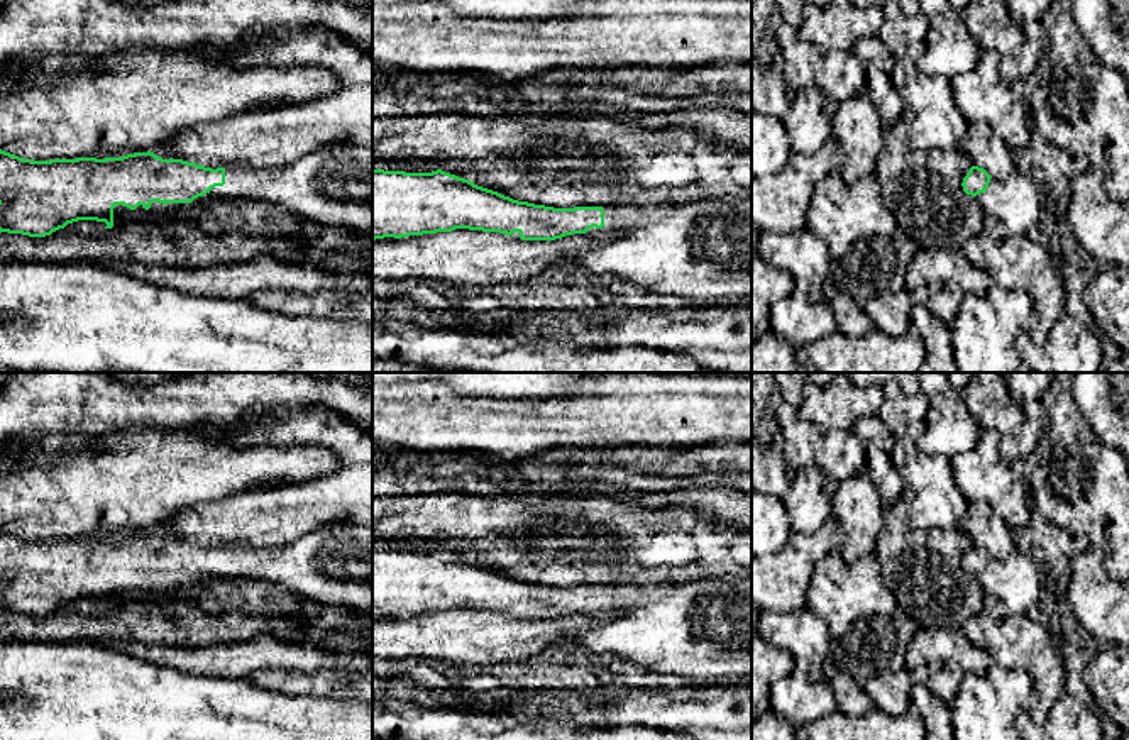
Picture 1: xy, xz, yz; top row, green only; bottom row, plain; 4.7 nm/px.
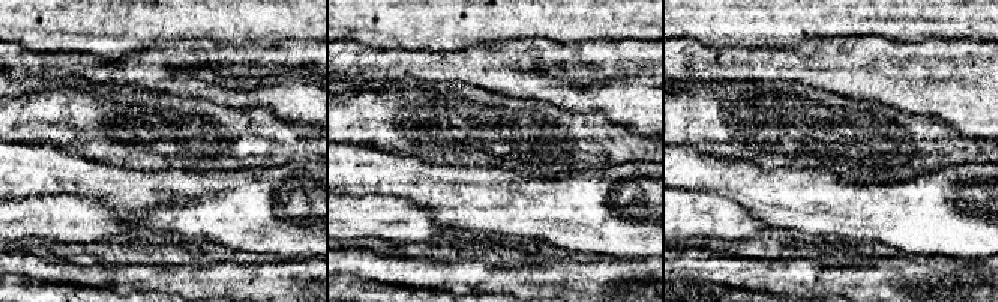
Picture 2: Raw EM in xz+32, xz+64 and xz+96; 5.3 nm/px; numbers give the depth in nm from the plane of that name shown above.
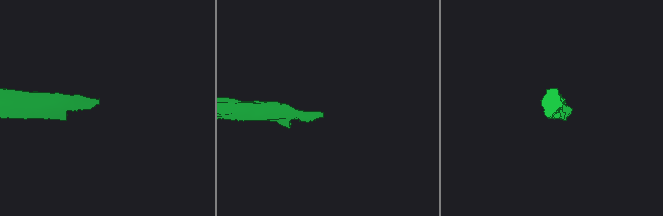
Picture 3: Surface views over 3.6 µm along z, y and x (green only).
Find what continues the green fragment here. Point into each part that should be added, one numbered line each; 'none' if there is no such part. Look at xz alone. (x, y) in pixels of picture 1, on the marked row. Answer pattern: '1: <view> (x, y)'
1: xz (701, 249)

